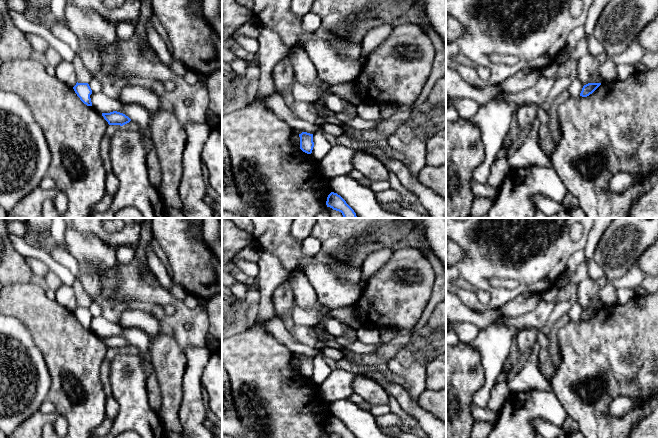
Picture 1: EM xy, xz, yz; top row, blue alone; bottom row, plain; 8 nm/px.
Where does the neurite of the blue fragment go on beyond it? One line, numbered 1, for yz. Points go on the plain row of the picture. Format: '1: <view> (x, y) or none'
1: none

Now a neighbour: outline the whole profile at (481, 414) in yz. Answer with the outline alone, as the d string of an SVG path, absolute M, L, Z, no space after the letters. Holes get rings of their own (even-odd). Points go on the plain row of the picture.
M472 404L471 407L471 414L475 421L481 421L481 422L490 422L495 424L498 418L498 414L491 411L487 407L479 407L475 404Z

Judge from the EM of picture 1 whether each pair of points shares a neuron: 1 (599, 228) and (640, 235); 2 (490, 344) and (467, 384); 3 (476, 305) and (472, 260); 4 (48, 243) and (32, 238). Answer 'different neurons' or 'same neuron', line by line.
1: different neurons
2: different neurons
3: same neuron
4: different neurons

